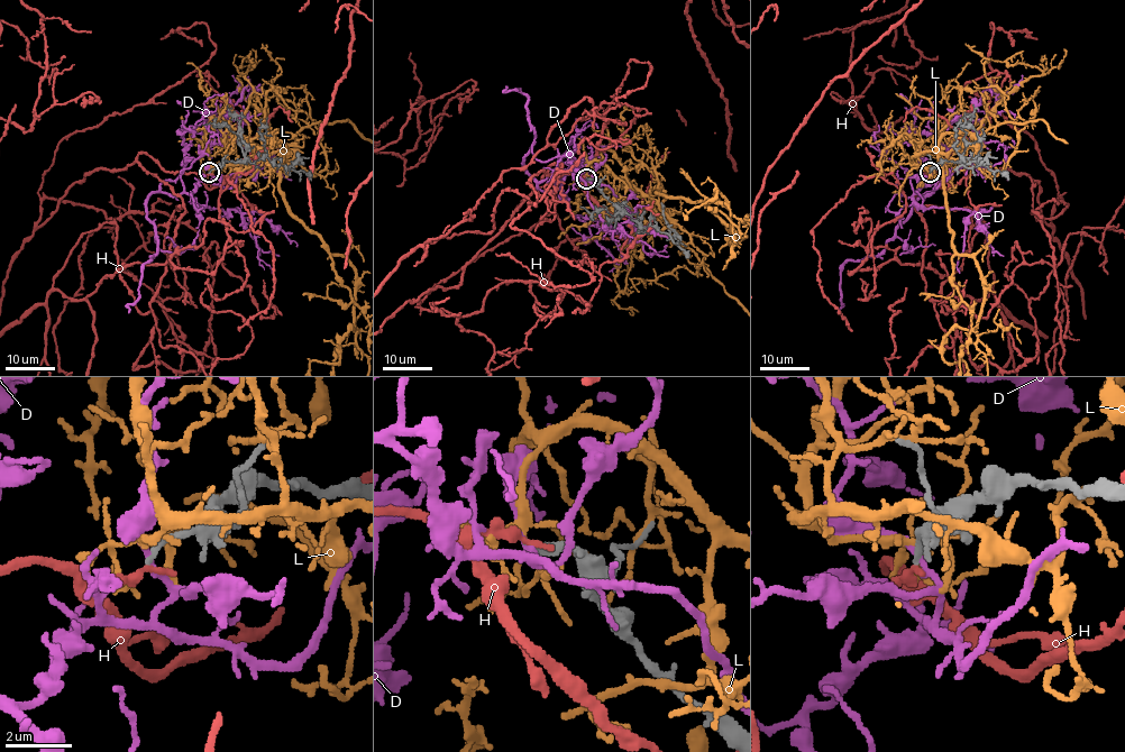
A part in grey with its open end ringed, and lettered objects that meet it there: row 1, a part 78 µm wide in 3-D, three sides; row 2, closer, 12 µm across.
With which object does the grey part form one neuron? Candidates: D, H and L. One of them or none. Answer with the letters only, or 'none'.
none

